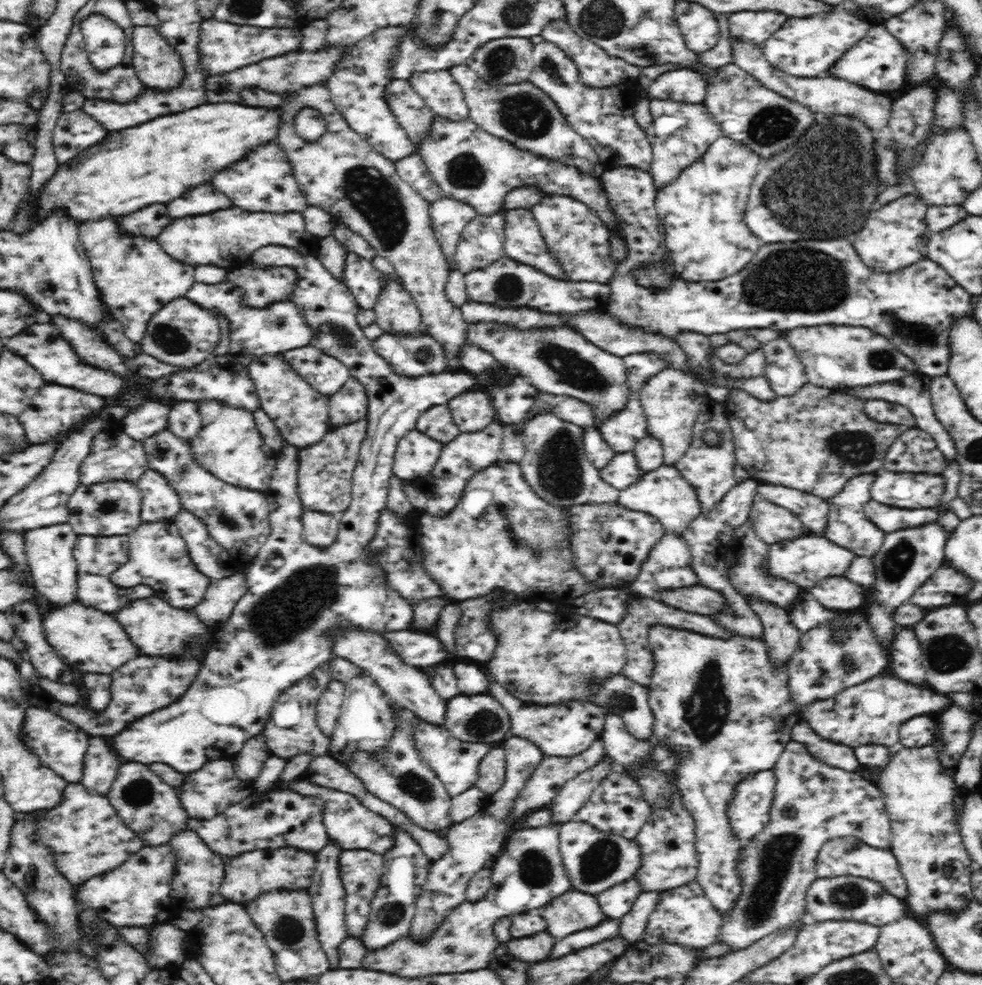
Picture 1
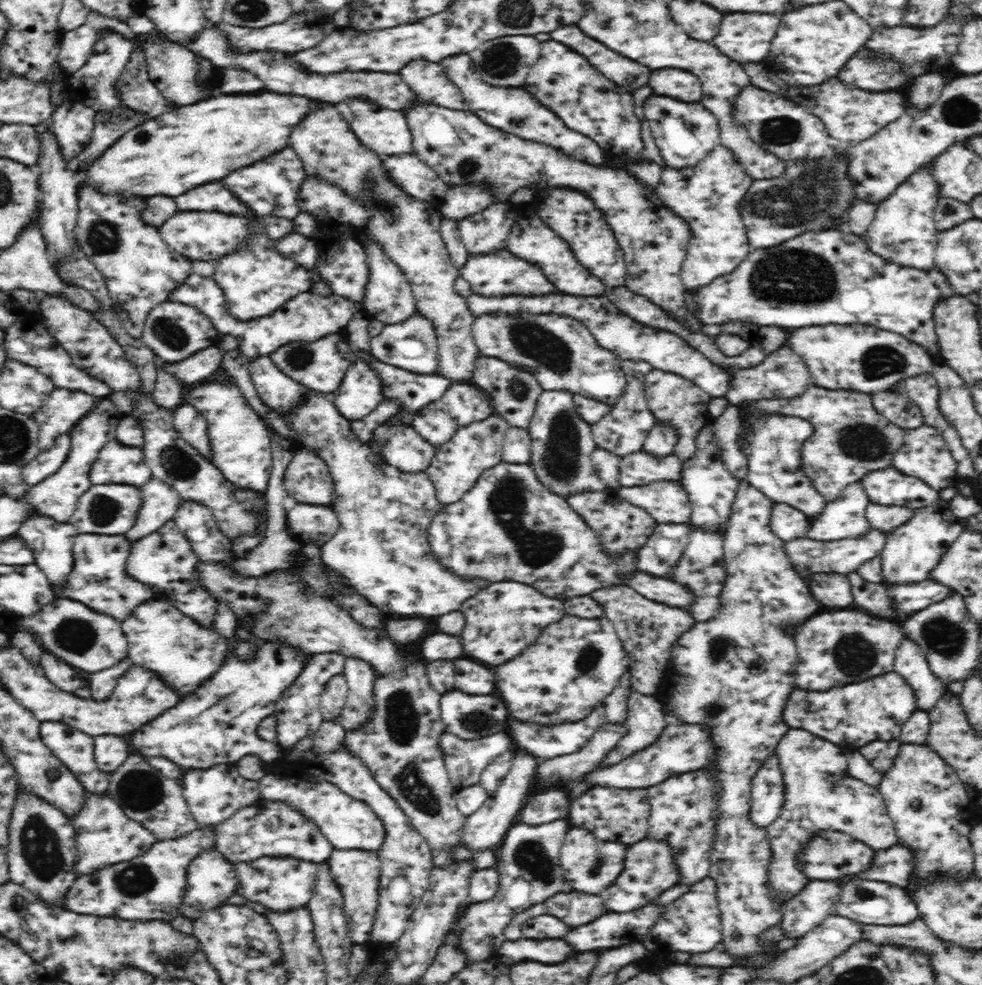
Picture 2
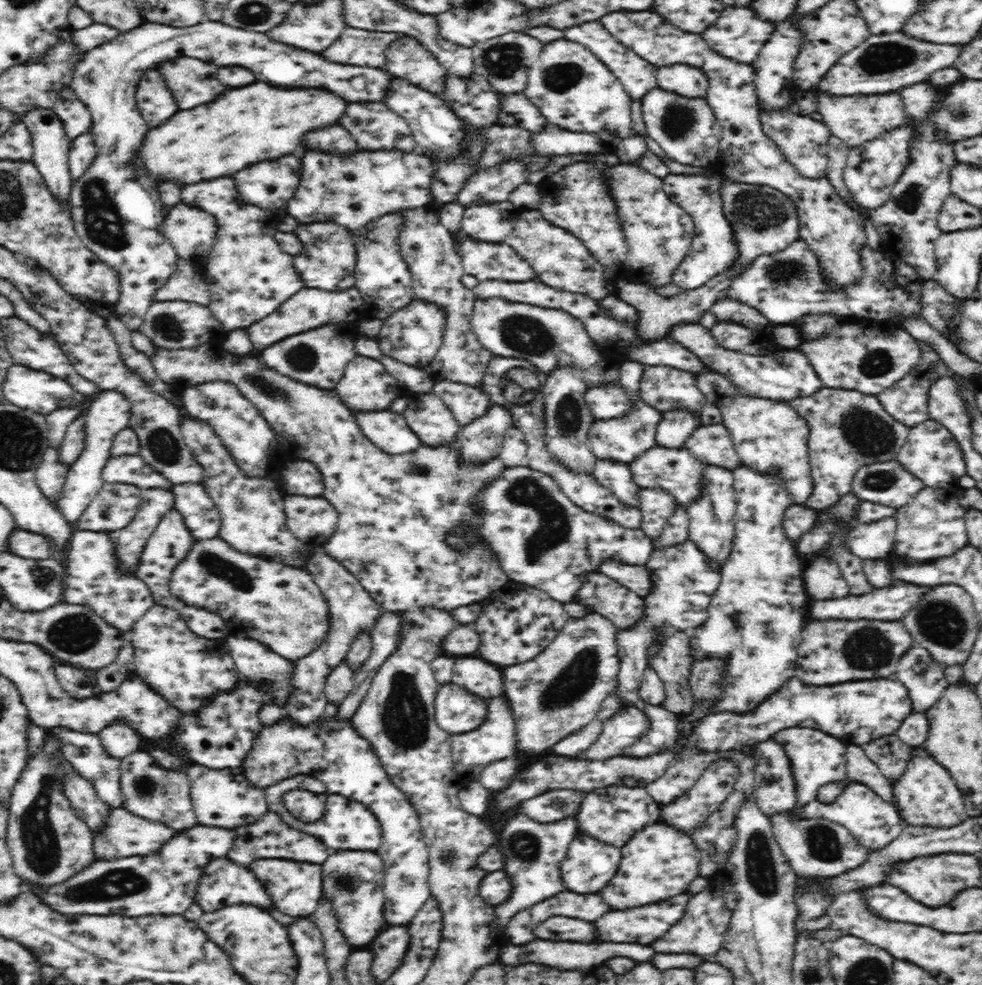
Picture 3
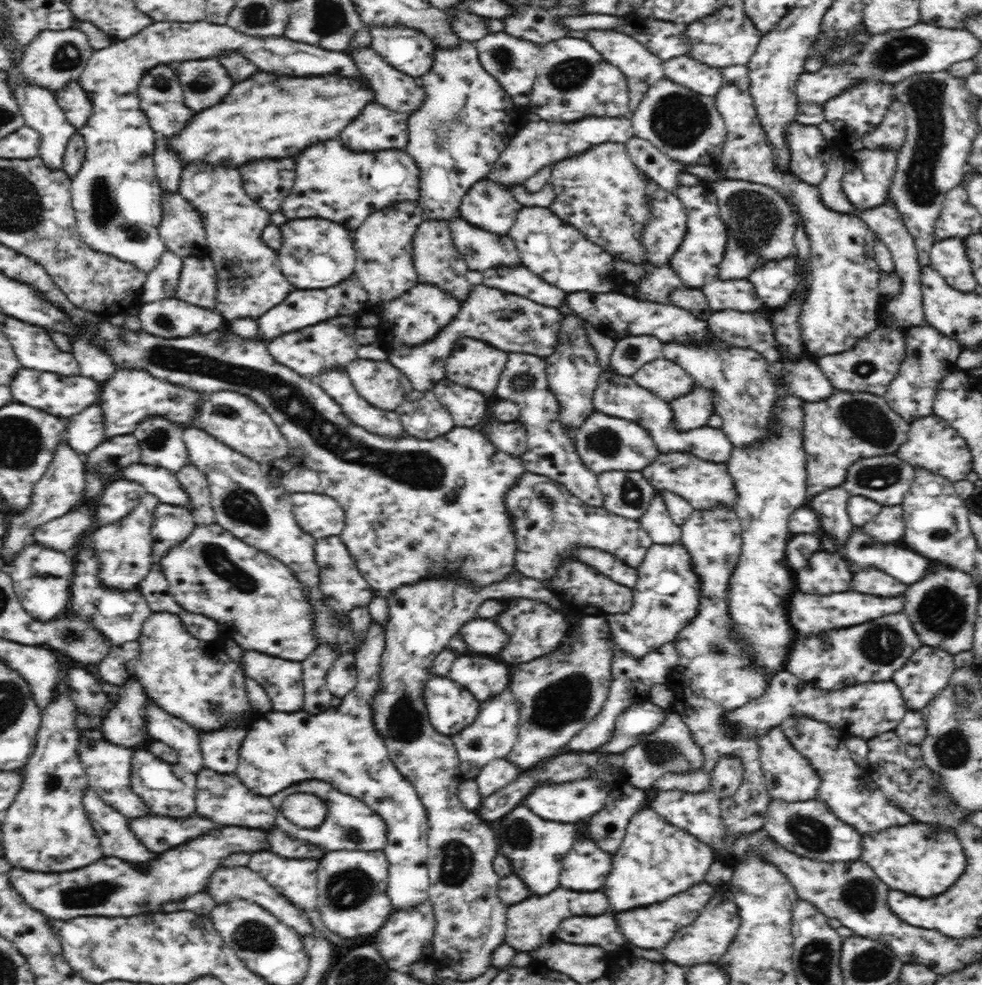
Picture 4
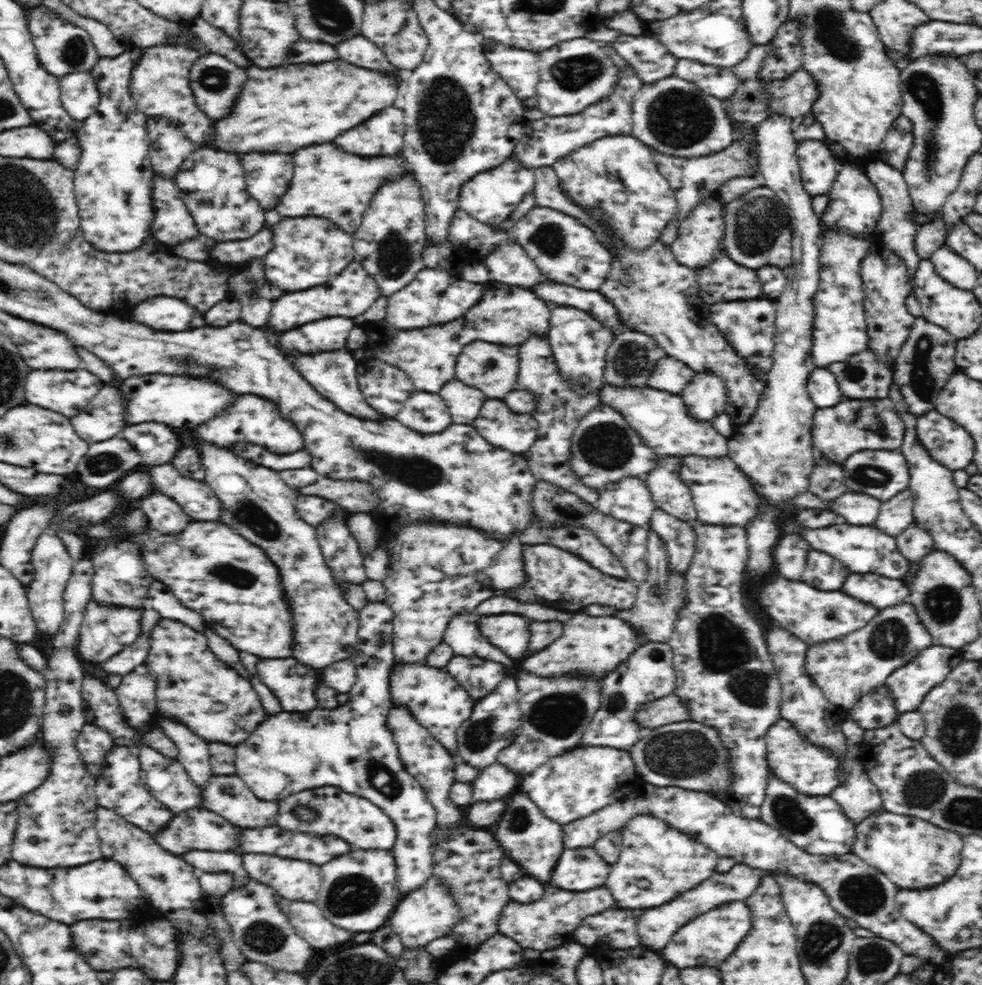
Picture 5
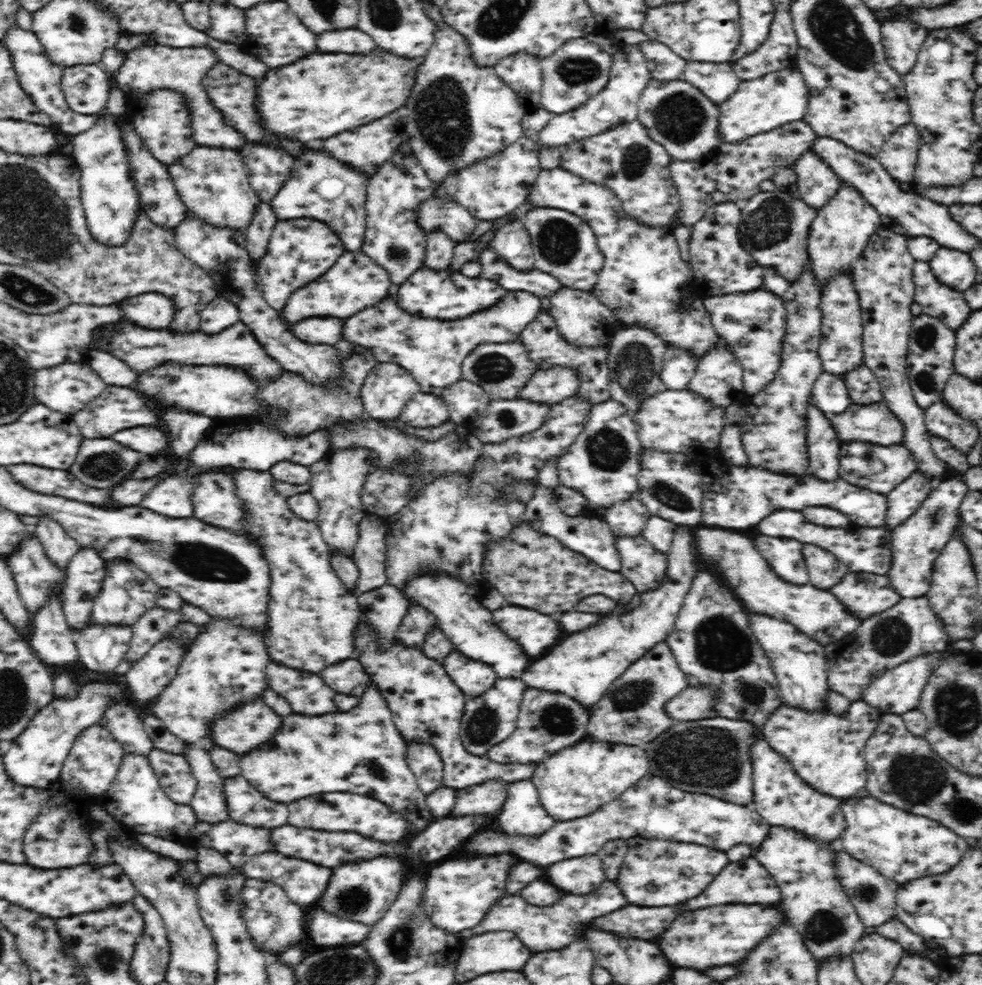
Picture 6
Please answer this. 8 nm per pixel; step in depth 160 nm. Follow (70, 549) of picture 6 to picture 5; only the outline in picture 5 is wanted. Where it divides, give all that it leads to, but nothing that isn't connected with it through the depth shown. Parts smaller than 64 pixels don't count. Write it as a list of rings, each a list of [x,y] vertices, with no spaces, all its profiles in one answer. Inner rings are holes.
[[[46,530],[36,541],[32,549],[31,563],[34,569],[33,581],[25,585],[29,609],[32,611],[36,627],[46,634],[54,636],[64,618],[64,590],[72,574],[75,560],[70,557],[66,546],[55,533]]]

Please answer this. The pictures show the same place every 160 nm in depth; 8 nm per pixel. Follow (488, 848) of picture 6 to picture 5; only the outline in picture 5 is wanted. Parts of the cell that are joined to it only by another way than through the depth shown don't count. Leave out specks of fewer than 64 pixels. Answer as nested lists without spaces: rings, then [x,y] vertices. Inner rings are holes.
[[[642,783],[626,797],[598,810],[598,813],[562,825],[564,846],[568,849],[592,847],[602,835],[622,830],[630,818],[640,814],[652,815],[666,821],[666,824],[706,845],[720,857],[735,858],[738,863],[752,869],[778,871],[804,882],[816,883],[825,892],[834,910],[857,922],[860,928],[870,930],[876,937],[893,942],[905,955],[929,960],[933,965],[948,960],[948,951],[942,949],[924,930],[902,916],[896,902],[899,888],[854,852],[840,854],[837,857],[808,854],[790,842],[789,838],[782,836],[773,826],[760,818],[744,818],[734,813],[729,804],[721,802],[709,793]]]

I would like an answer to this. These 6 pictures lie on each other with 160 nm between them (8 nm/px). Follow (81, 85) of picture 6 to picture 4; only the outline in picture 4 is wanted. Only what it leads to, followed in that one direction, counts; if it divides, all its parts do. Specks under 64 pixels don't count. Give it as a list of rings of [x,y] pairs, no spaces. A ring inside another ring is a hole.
[[[79,81],[69,82],[55,92],[58,104],[64,111],[66,120],[79,131],[85,126],[92,114],[92,101],[88,92],[84,90]]]

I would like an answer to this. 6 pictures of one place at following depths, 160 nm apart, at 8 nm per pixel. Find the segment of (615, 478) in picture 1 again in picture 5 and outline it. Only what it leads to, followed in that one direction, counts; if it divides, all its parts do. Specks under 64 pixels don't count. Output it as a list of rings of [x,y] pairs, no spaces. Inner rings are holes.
[[[685,456],[679,474],[686,486],[689,486],[692,500],[697,510],[697,520],[707,525],[736,525],[743,527],[758,516],[763,498],[754,490],[750,479],[726,456],[706,458]]]

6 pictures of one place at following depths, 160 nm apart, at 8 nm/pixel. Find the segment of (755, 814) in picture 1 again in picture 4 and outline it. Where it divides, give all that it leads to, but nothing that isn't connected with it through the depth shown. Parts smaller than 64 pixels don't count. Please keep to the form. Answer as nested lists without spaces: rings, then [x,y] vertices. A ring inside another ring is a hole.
[[[774,726],[767,734],[758,738],[760,748],[760,765],[764,772],[765,789],[770,794],[770,799],[782,799],[784,802],[805,802],[816,799],[816,793],[820,786],[820,777],[810,765],[808,758],[800,755],[796,748],[790,745],[780,726]]]

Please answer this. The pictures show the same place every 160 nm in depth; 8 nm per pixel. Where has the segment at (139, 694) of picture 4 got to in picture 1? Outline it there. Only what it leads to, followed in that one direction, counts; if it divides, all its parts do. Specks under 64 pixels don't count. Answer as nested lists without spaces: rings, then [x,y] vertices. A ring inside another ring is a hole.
[[[90,738],[84,757],[84,776],[80,780],[86,788],[107,797],[120,766],[124,760],[116,750],[110,748],[110,742],[104,738]]]

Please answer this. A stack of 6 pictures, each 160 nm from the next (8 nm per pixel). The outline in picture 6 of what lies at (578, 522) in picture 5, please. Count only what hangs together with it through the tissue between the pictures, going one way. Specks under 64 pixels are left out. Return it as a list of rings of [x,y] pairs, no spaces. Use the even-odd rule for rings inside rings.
[[[642,534],[634,538],[615,538],[621,558],[620,574],[635,587],[636,592],[655,590],[665,579],[667,553],[656,550]]]

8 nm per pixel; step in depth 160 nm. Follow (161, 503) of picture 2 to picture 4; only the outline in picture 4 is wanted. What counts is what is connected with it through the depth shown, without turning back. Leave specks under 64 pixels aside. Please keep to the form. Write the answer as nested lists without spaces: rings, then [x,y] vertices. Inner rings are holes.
[[[146,493],[134,510],[130,511],[118,524],[97,526],[90,534],[94,541],[94,552],[98,553],[98,581],[102,585],[120,591],[132,591],[146,578],[150,564],[153,564],[153,538],[151,534],[153,514],[161,502],[153,494]]]

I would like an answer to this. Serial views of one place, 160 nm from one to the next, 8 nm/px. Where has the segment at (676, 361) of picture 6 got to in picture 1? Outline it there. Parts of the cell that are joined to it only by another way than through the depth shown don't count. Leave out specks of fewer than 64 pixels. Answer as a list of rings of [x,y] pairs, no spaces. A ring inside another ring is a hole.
[[[668,367],[658,371],[642,385],[639,398],[647,418],[649,434],[663,446],[664,465],[674,465],[689,449],[694,423],[703,412],[704,402],[709,400],[706,385],[682,369]]]

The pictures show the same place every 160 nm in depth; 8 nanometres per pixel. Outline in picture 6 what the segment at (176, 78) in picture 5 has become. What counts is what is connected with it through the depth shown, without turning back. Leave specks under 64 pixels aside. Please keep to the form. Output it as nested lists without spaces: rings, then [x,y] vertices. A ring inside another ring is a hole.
[[[156,44],[153,47],[138,47],[124,59],[118,69],[116,81],[129,98],[140,99],[158,88],[179,92],[185,98],[186,106],[190,111],[193,137],[198,145],[240,150],[246,144],[245,136],[224,122],[222,114],[216,110],[217,107],[209,99],[209,94],[202,84],[206,71],[218,63],[222,62],[207,46],[178,48]]]

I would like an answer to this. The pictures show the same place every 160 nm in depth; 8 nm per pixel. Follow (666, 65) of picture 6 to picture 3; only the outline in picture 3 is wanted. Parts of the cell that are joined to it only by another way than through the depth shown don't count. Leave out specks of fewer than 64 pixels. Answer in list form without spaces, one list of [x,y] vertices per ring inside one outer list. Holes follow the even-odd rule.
[[[590,21],[578,26],[571,26],[564,29],[563,32],[563,38],[584,45],[602,64],[608,66],[633,100],[641,100],[645,94],[657,87],[656,70],[658,70],[658,66],[654,66],[654,64],[646,62],[646,59],[636,56],[634,51],[618,42],[617,38],[614,38],[614,35],[610,34],[599,21]]]

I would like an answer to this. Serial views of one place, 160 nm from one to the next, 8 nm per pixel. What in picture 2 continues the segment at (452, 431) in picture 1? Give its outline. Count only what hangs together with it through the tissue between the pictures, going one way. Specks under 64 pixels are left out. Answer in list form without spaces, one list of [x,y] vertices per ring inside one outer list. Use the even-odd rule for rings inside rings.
[[[441,400],[434,406],[426,406],[418,410],[410,425],[435,447],[448,442],[459,428],[457,422],[446,412]]]

